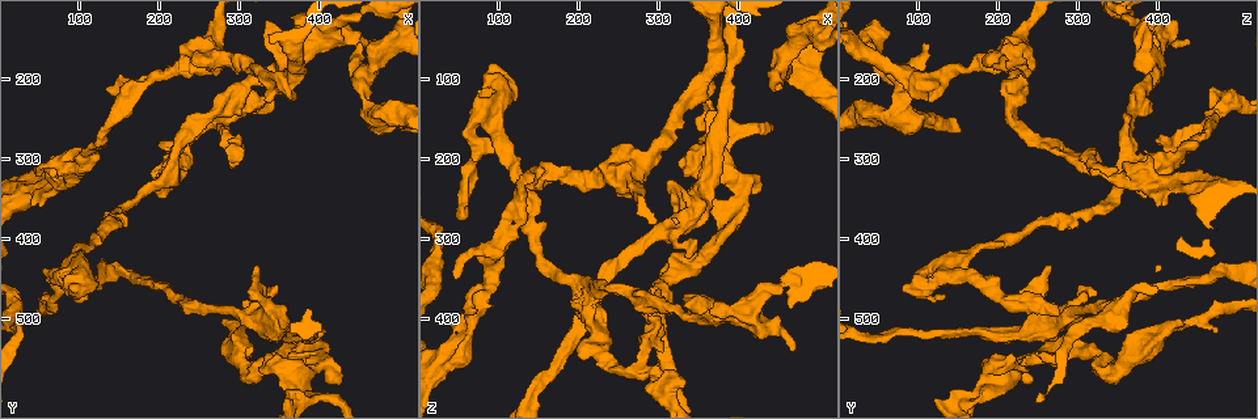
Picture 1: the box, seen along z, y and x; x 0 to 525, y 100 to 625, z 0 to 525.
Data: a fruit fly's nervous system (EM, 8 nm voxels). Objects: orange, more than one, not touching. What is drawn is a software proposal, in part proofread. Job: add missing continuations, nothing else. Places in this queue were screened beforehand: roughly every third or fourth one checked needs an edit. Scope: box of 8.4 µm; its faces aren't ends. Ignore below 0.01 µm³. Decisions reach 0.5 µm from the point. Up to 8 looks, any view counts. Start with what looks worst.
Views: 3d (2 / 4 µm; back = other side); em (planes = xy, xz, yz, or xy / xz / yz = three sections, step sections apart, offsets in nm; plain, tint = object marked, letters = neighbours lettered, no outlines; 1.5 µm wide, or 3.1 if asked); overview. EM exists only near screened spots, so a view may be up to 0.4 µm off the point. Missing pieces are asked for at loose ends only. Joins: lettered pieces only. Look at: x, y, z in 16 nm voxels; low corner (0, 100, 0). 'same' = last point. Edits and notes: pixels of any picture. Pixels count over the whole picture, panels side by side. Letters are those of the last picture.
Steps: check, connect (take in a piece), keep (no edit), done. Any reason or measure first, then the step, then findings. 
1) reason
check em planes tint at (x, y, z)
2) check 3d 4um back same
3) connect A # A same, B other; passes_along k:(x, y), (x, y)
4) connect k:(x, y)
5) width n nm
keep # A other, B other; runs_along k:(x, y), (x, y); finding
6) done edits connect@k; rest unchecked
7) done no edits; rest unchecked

an open end
check 3d 2um at (450, 160, 110)

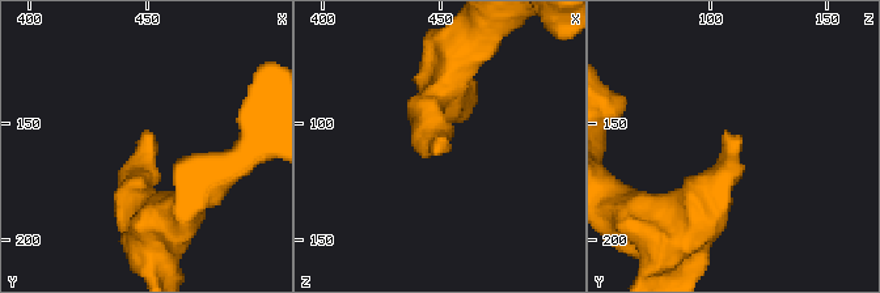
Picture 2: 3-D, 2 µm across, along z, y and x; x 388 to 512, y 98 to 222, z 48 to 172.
now the EM
check em planes letters at (451, 155, 106)

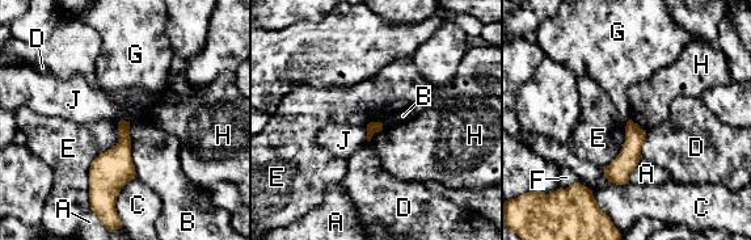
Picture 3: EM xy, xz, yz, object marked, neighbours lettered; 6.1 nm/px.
longest_contact E 600 nm
keep # A other, B other, C other, D other, E other, F other, G other, H other, J other; border 3:(121, 120), (89, 207); no lettered piece goes on from it

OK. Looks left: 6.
free end
check em planes tint at (425, 580, 240)

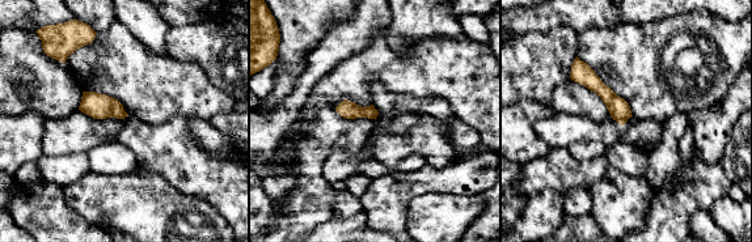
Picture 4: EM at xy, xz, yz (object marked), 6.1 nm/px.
see the neighbours
check em planes letters same

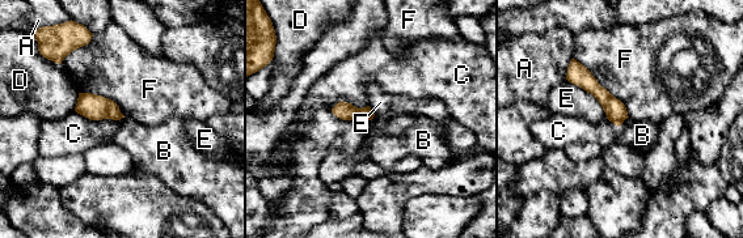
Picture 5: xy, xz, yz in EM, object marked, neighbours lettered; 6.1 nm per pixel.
keep # A other, B other, C other, D other, E other, F other; border 5:(375, 114), (371, 120); no lettered piece goes on from it

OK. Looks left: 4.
an open end
check 3d 4um at (465, 155, 440)

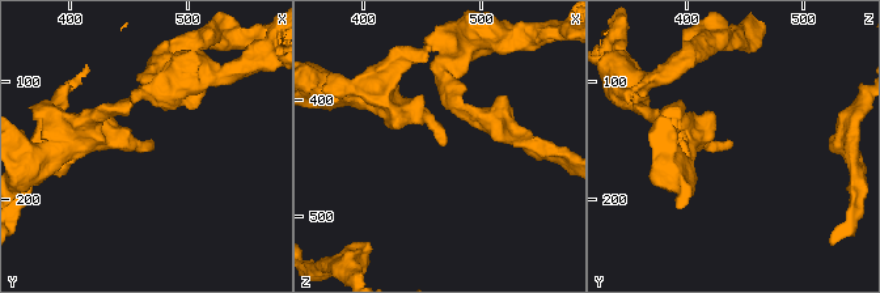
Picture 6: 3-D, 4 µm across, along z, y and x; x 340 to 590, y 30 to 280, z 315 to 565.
check em xy step 4 tint at (466, 154, 440)

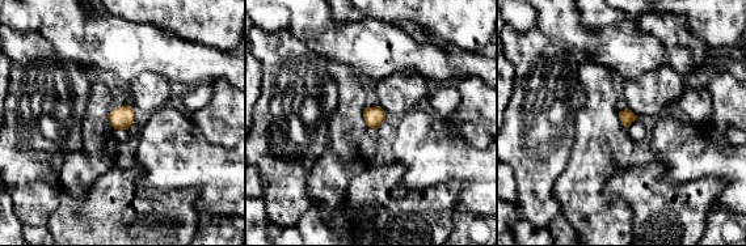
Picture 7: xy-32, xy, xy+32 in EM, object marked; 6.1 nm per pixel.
check em planes letters same

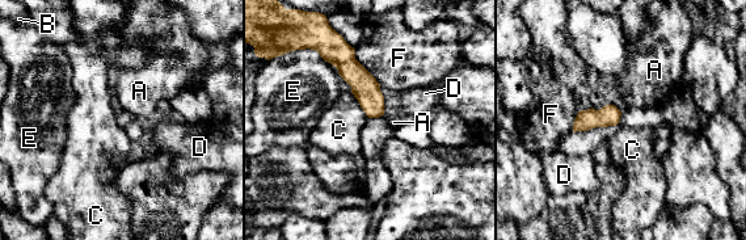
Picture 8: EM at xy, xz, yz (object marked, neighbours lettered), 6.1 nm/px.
keep # A other, B other, C other, D other, E other, F other; border 8:(352, 92), (369, 117); no lettered piece goes on from it

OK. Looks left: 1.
done no edits; rest unchecked

